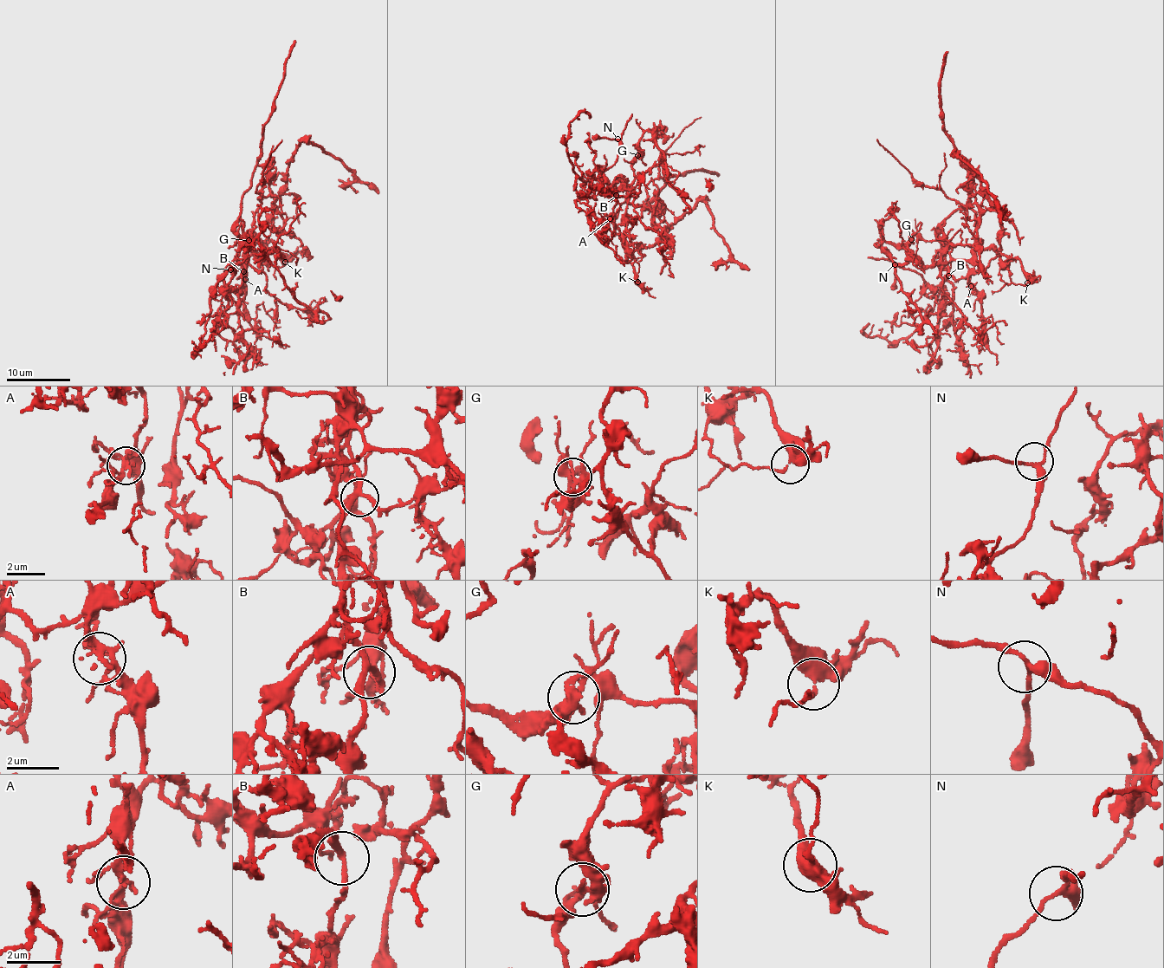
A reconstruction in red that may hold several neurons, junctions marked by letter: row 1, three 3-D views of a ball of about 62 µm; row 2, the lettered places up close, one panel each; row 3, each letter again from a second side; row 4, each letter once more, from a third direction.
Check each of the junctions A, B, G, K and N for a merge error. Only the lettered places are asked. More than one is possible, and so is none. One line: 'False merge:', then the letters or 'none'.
False merge: A, G

